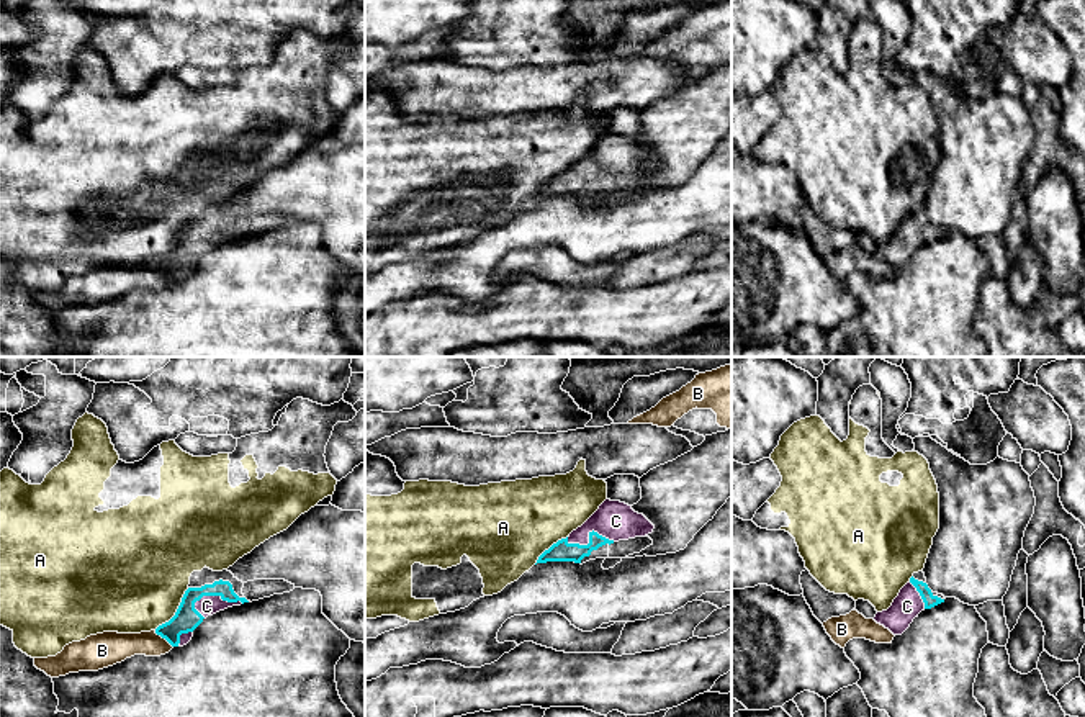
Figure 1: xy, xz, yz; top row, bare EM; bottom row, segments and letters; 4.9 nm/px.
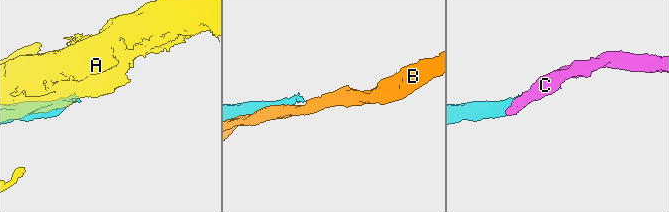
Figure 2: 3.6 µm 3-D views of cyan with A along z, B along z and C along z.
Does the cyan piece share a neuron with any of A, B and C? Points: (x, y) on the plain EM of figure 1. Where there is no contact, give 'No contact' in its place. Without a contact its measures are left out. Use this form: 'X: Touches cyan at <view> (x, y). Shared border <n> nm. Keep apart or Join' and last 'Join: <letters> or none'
A: Touches cyan at xy (177, 244). Shared border 260 nm. Keep apart
B: Touches cyan at xy (164, 270). Shared border 130 nm. Keep apart
C: Touches cyan at xy (216, 228). Shared border 240 nm. Join
Join: C

